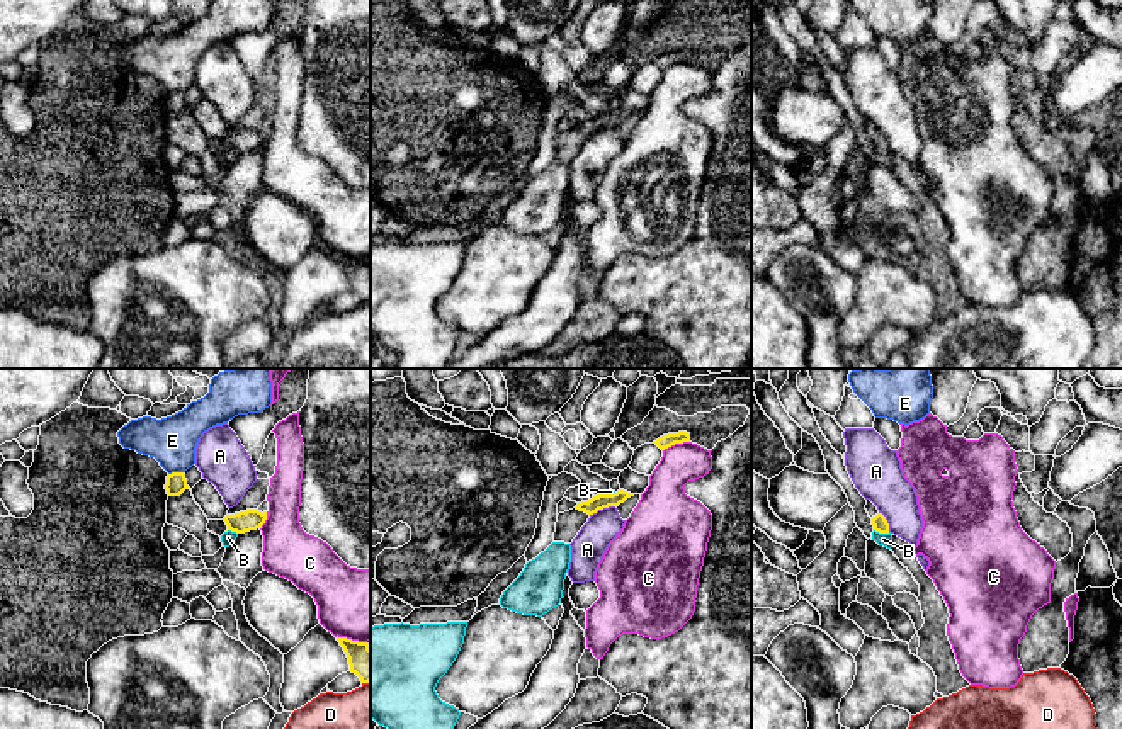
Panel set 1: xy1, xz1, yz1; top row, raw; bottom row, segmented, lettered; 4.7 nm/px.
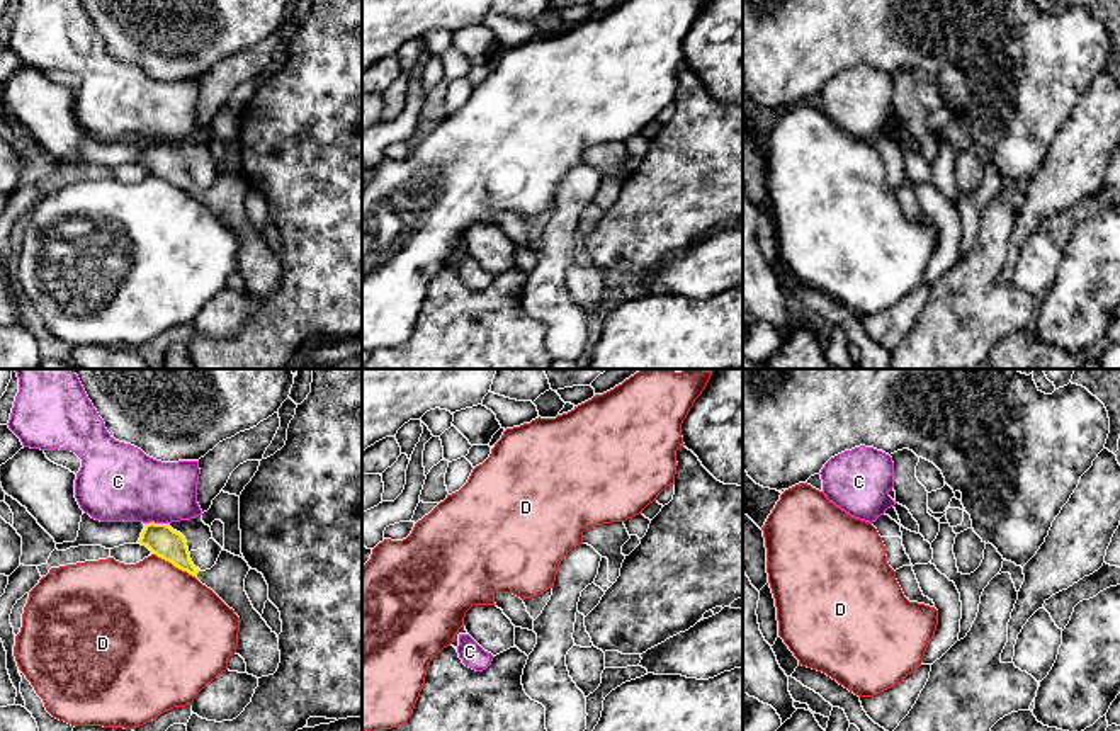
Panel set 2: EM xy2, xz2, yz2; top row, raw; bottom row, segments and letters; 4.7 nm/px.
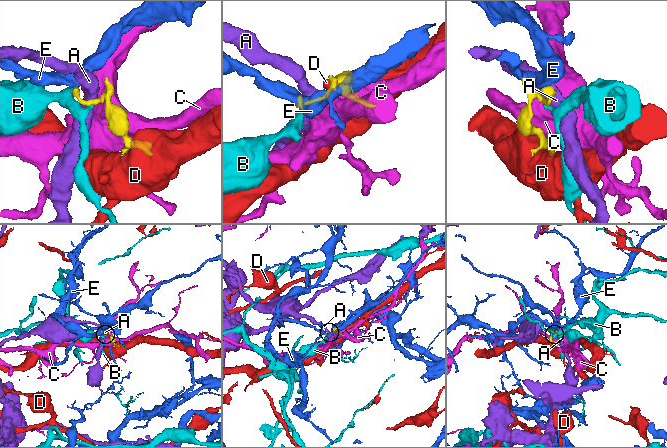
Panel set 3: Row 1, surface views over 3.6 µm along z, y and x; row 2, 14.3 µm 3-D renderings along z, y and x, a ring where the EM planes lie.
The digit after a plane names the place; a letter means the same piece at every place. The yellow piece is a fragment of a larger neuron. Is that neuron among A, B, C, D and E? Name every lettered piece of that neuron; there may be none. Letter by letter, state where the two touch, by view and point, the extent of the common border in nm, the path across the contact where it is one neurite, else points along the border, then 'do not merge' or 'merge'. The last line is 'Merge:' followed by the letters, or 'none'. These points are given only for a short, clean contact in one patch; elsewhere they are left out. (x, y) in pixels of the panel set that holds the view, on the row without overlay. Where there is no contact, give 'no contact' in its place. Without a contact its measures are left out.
A: contact xz1 (602, 128); length 130 nm; border xz1 (614, 124), (599, 128), (590, 135); do not merge
B: contact yz1 (883, 152); length 80 nm; border yz1 (874, 148), (889, 152); do not merge
C: contact xz1 (675, 62); length 140 nm; do not merge
D: contact xy2 (174, 184); length 240 nm; do not merge
E: contact xy1 (175, 92); length 70 nm; border xy1 (182, 90), (169, 94); do not merge
Merge: none

